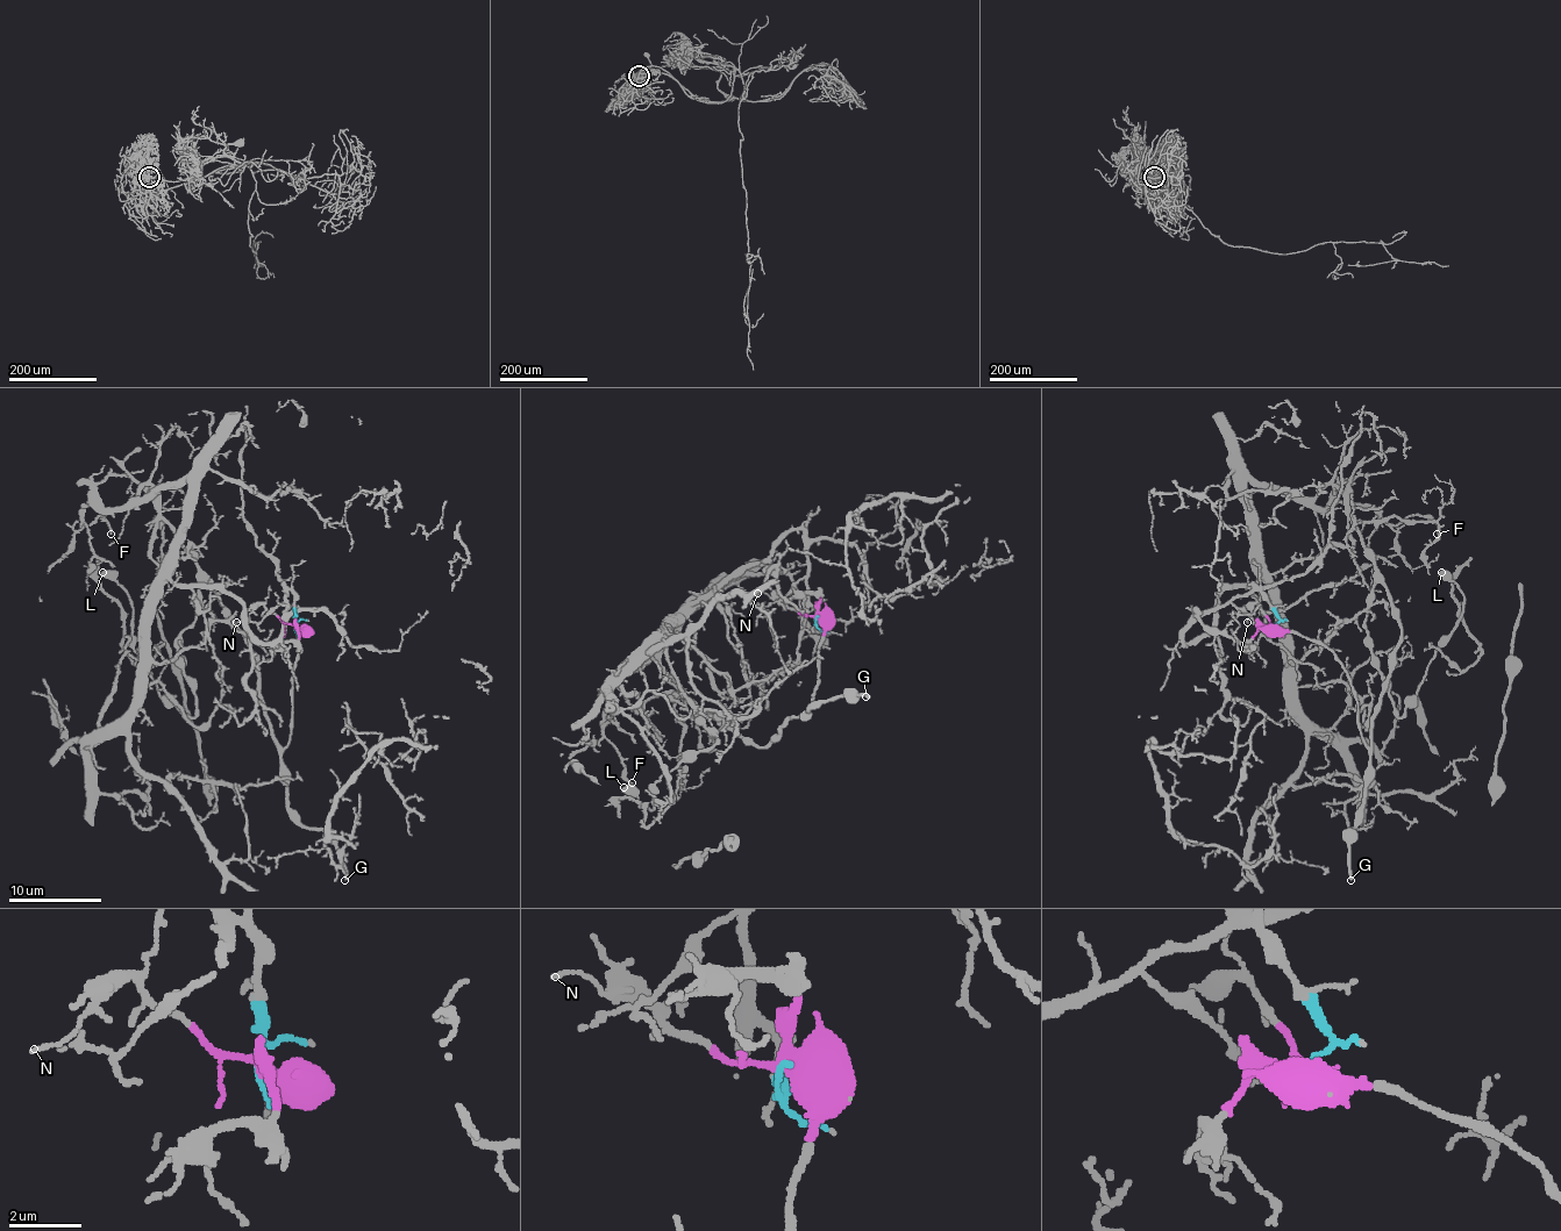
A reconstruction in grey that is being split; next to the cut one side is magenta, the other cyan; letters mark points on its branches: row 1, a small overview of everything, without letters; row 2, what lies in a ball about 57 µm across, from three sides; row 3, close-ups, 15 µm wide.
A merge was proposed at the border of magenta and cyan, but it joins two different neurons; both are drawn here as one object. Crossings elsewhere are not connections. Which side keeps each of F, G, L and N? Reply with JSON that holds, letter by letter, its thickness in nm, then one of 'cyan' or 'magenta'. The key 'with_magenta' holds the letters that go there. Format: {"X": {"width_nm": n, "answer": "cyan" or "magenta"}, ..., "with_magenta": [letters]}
{"F": {"width_nm": 170, "answer": "cyan"}, "G": {"width_nm": 320, "answer": "magenta"}, "L": {"width_nm": 600, "answer": "magenta"}, "N": {"width_nm": 90, "answer": "magenta"}, "with_magenta": ["G", "L", "N"]}

